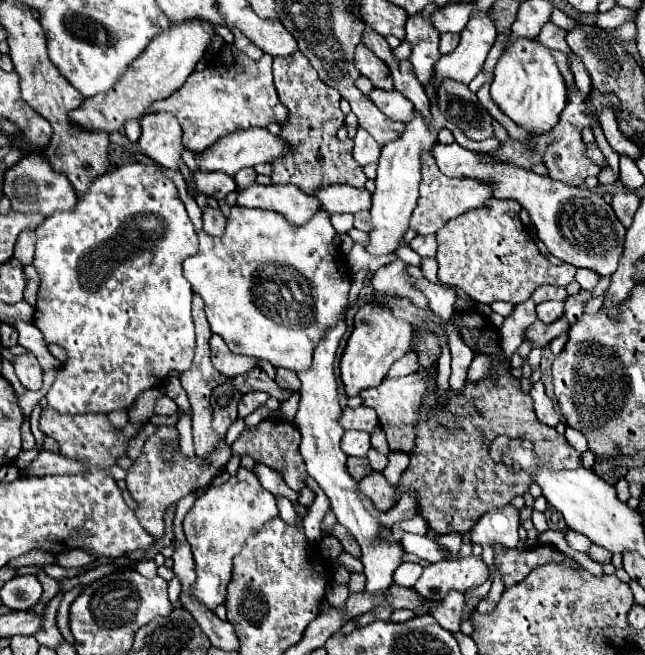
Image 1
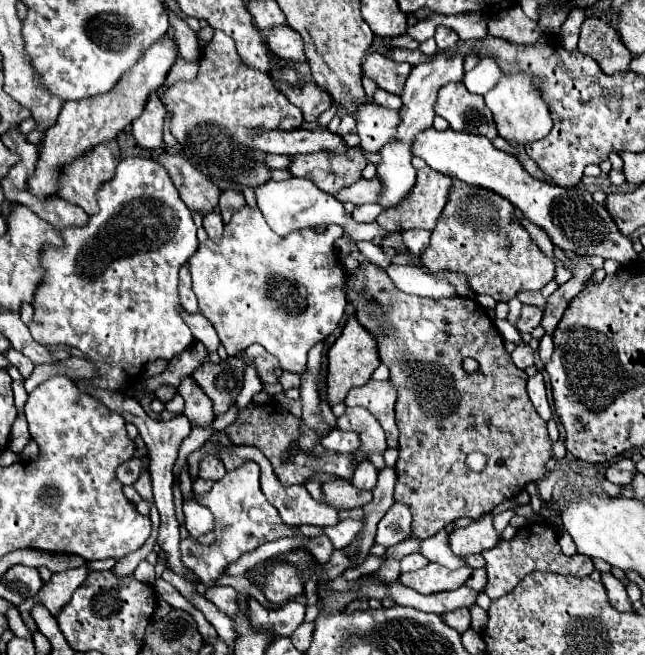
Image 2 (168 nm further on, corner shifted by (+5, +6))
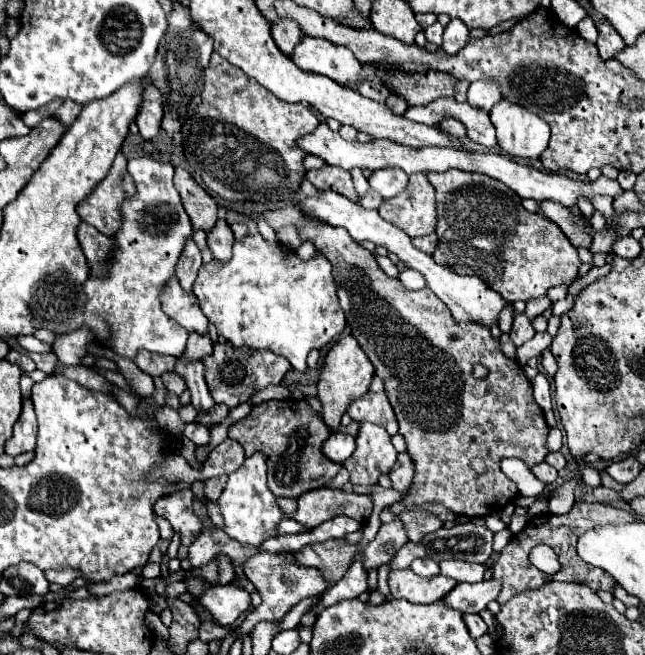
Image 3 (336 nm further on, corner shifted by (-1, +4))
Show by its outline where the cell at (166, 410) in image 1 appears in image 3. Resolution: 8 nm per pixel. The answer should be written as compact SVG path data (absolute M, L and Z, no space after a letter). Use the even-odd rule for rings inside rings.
M164 373L164 375L162 375L162 383L164 383L166 389L168 389L170 393L174 393L174 395L182 395L182 393L186 391L184 379L182 379L180 375L176 375L176 373Z

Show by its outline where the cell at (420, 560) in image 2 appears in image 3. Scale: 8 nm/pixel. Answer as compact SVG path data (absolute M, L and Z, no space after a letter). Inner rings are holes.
M414 559L412 565L410 565L410 569L412 569L416 575L420 575L420 577L434 577L434 575L440 573L438 563L432 561L432 559Z

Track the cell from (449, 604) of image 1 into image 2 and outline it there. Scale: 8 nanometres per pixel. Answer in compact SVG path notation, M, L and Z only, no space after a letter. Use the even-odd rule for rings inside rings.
M466 607L458 609L458 611L452 611L452 613L446 613L444 615L444 621L448 625L452 625L458 633L464 633L468 627L470 627L470 611Z

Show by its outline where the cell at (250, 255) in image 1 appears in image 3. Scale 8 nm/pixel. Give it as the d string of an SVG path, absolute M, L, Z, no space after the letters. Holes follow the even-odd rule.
M260 233L248 235L242 241L234 243L234 253L230 261L212 259L202 265L196 283L194 295L200 303L202 313L208 321L218 329L228 343L234 347L250 347L250 349L270 349L276 355L282 355L290 361L296 371L306 371L306 357L312 349L322 349L336 335L342 333L346 319L336 295L336 281L332 277L332 263L316 251L312 259L304 261L296 251L284 247L282 243L268 243Z

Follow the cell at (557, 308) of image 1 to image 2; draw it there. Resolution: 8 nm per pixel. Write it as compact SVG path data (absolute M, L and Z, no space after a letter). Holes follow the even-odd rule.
M524 305L522 311L520 311L520 317L516 321L516 329L520 333L530 333L536 325L540 325L540 319L542 319L542 309Z

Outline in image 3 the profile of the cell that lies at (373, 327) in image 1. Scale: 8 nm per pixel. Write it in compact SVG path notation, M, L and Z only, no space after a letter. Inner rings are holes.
M344 335L326 355L324 367L318 379L318 399L322 401L322 419L330 429L336 429L340 425L342 413L348 409L348 405L368 393L370 383L374 377L374 365L358 345L358 339L354 335Z

